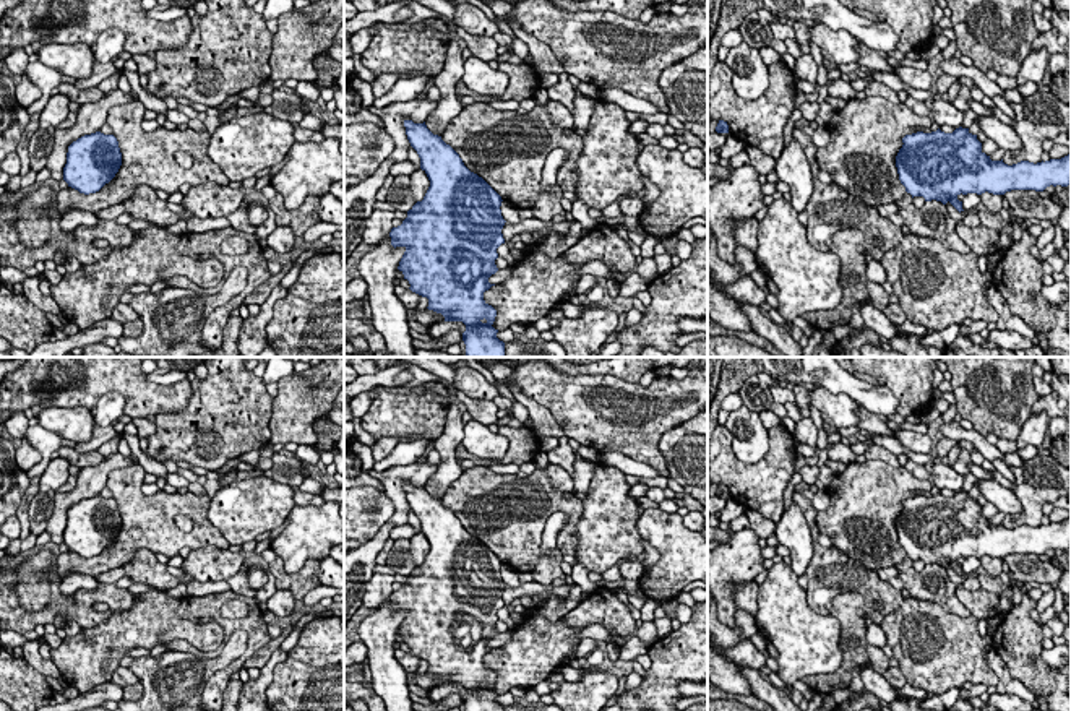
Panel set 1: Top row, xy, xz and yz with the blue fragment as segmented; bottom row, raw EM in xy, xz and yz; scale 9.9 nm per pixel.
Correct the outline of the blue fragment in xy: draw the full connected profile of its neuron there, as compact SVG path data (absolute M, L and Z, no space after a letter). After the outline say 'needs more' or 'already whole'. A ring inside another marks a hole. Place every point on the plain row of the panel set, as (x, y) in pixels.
M84 498L68 510L63 544L80 557L99 555L122 529L122 516L114 498Z; already whole

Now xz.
M404 484L411 510L420 521L420 532L430 550L422 565L417 565L401 589L389 596L391 609L406 615L398 633L409 644L411 654L428 662L428 674L441 677L445 685L462 685L466 711L505 711L492 688L497 674L484 664L492 649L488 641L498 635L497 612L505 607L501 592L501 560L477 537L471 536L459 518L441 500L433 498L425 485Z; already whole

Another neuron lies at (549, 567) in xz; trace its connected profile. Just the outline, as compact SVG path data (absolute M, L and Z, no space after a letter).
M557 511L547 518L542 534L539 562L531 571L532 580L548 586L557 578L565 578L561 570L563 554L557 547L557 536L565 528L568 515Z

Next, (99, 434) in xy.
M96 425L92 430L92 437L88 442L80 442L75 445L78 453L96 451L101 445L112 440L114 437L123 435L114 429L114 425L99 427Z

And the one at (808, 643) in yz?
M784 562L774 563L758 586L755 623L779 653L777 674L787 685L808 675L832 674L842 664L839 620L808 605L806 591Z

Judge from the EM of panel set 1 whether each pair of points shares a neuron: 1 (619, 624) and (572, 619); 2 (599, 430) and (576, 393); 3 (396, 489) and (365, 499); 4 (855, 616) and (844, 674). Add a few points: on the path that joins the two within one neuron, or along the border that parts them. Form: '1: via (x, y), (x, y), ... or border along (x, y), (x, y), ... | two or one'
1: via (607, 616), (583, 616) | one
2: via (597, 421), (584, 403) | one
3: border along (385, 491), (393, 505), (393, 513), (377, 530) | two
4: via (854, 630), (854, 656), (851, 659) | one

